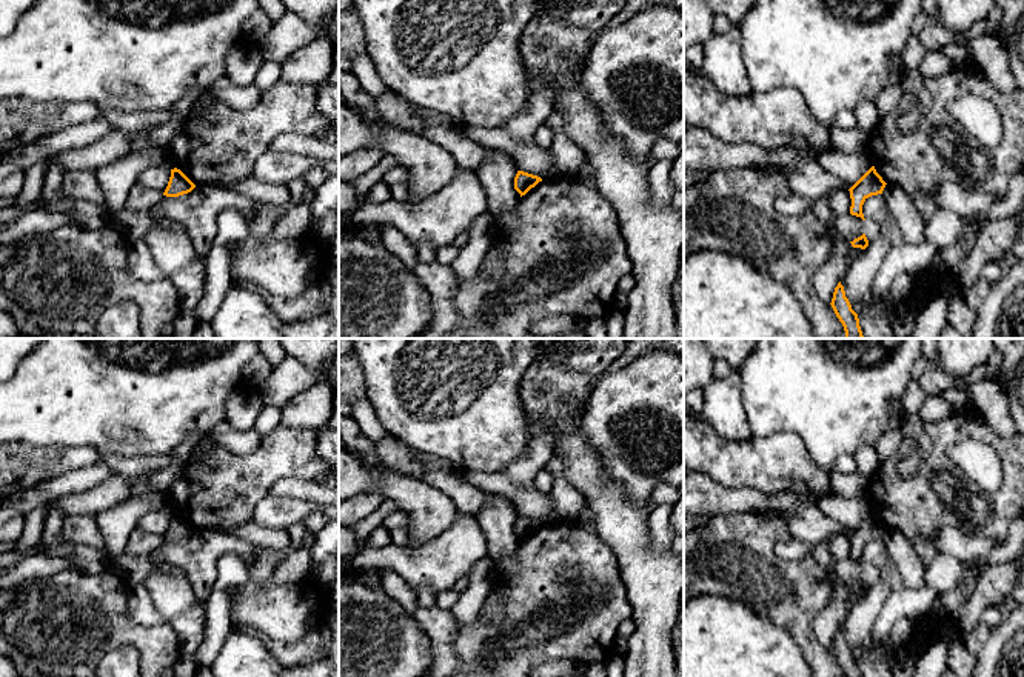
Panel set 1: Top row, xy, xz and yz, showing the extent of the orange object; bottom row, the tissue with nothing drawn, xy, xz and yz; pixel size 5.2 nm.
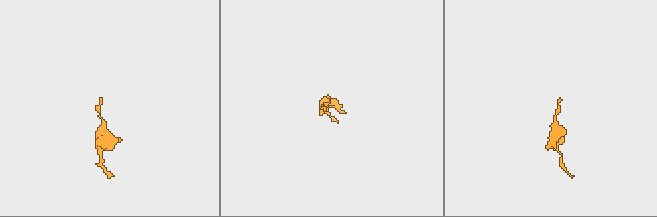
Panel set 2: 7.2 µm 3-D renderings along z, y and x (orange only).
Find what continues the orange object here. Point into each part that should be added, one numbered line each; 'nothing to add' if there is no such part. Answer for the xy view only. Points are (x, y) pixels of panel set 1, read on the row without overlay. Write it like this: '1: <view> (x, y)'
nothing to add

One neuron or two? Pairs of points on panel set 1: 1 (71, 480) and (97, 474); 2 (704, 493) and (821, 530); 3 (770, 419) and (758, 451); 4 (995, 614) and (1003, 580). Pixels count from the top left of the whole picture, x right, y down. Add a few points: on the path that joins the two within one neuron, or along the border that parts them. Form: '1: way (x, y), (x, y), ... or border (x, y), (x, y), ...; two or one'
1: way (77, 480), (91, 476); one
2: way (733, 500), (784, 503), (792, 508); one
3: border (799, 436), (776, 433), (753, 437); two
4: border (1001, 606), (989, 606), (980, 620); two

